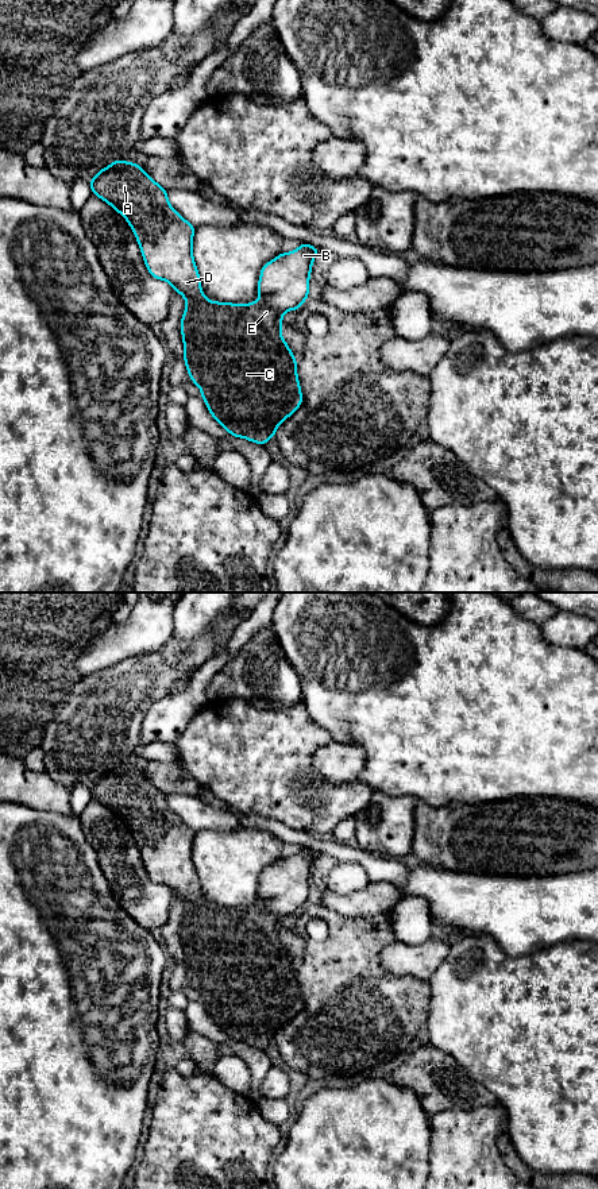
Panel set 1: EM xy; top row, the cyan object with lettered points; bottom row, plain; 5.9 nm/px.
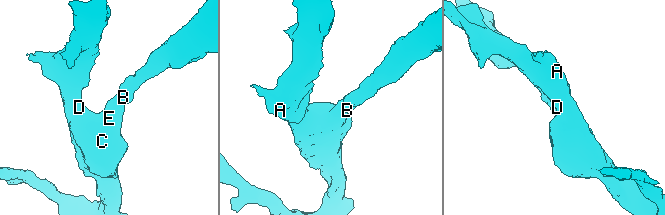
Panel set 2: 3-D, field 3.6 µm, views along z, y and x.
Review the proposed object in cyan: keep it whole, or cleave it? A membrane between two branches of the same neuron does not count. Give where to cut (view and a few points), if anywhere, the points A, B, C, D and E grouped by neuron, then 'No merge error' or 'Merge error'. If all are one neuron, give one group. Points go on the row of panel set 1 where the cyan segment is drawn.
No split. Groups: A B C D E. No merge error

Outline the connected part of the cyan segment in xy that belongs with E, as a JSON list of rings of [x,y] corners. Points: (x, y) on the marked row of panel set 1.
[[[120,158],[101,169],[89,179],[92,193],[115,211],[130,224],[139,243],[143,260],[151,277],[166,281],[175,293],[186,300],[181,319],[184,340],[184,362],[194,385],[201,389],[211,416],[224,426],[231,436],[247,439],[259,445],[275,437],[275,429],[302,404],[302,391],[297,377],[297,360],[289,344],[282,339],[282,316],[286,310],[297,310],[309,296],[309,277],[315,256],[320,252],[315,246],[301,243],[292,252],[281,252],[275,259],[263,265],[258,282],[261,298],[251,304],[229,304],[208,301],[201,290],[197,266],[193,260],[193,233],[196,227],[188,223],[167,201],[167,190],[158,185],[142,166]]]

